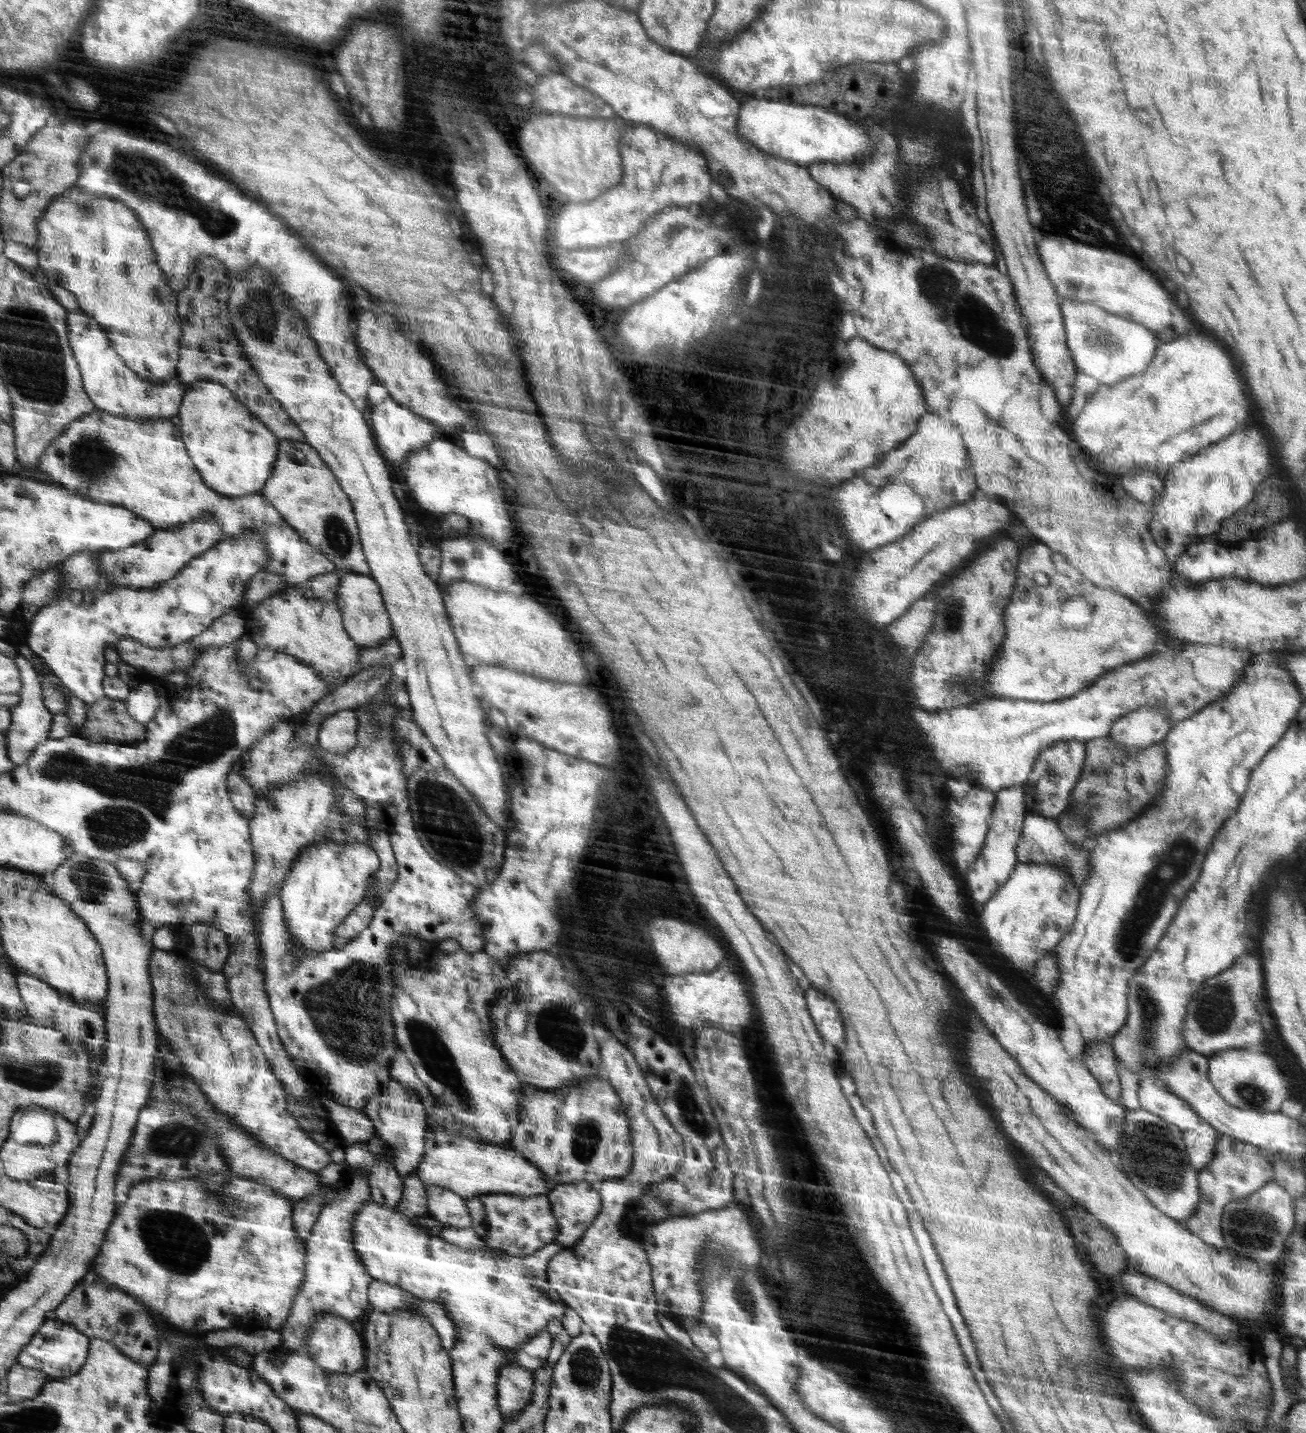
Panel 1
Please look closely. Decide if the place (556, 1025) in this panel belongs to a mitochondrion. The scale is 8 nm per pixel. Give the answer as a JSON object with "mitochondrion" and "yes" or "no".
{"mitochondrion":"yes"}

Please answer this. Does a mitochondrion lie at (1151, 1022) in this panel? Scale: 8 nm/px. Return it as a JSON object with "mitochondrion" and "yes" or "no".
{"mitochondrion":"yes"}

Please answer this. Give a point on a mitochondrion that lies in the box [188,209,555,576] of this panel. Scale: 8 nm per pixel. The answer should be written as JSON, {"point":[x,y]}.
{"point":[257,317]}

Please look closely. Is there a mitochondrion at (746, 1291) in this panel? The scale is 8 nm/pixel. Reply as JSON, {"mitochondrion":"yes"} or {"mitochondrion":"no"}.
{"mitochondrion":"yes"}

